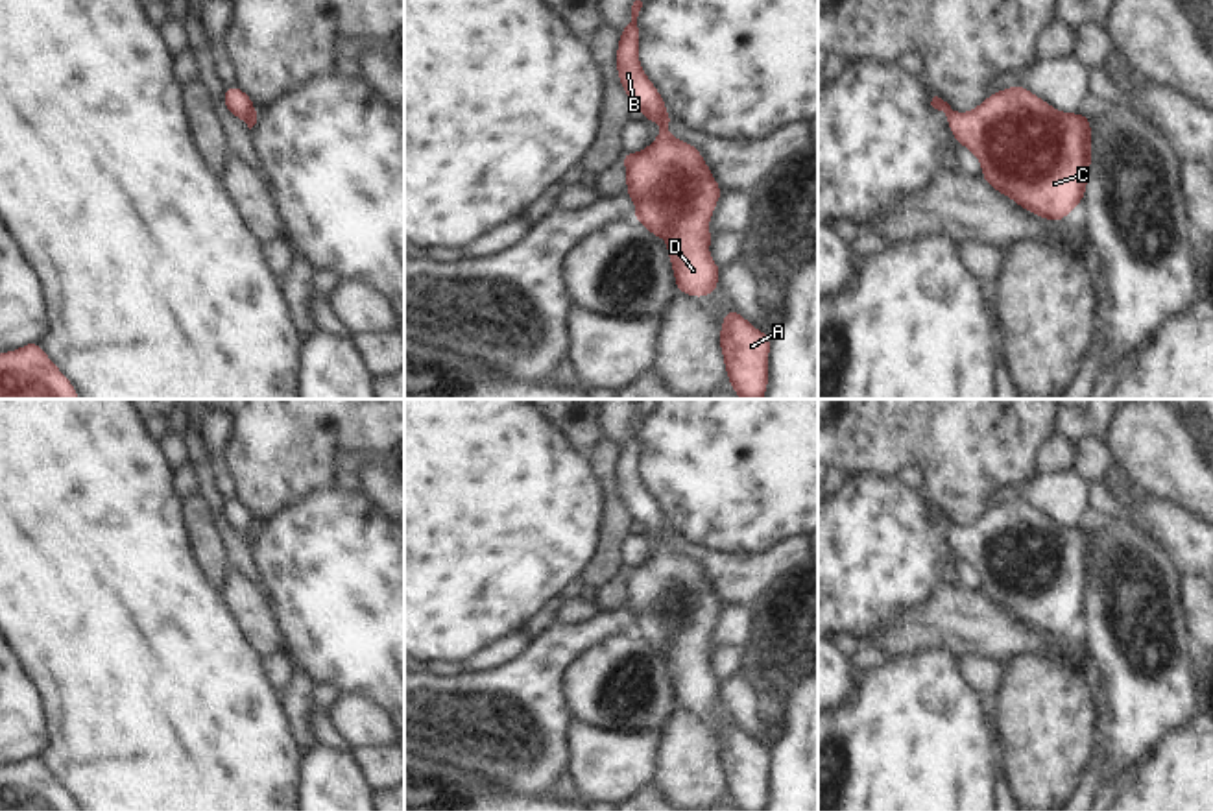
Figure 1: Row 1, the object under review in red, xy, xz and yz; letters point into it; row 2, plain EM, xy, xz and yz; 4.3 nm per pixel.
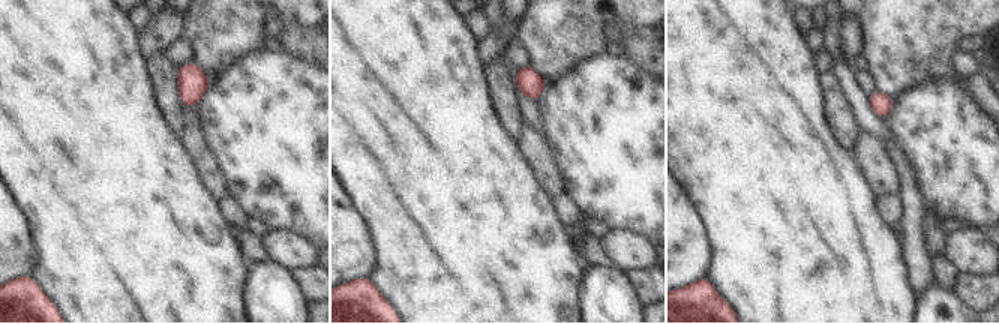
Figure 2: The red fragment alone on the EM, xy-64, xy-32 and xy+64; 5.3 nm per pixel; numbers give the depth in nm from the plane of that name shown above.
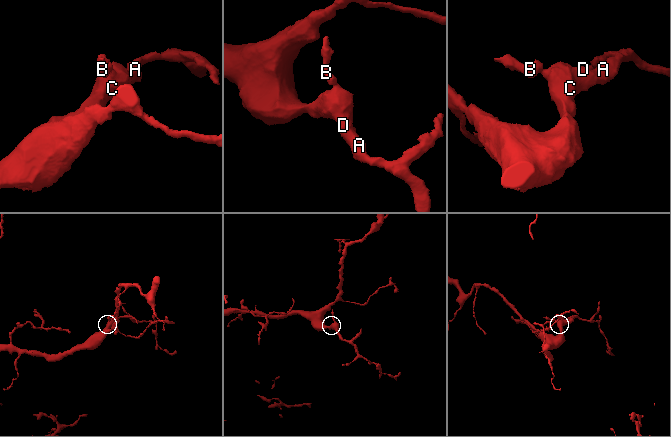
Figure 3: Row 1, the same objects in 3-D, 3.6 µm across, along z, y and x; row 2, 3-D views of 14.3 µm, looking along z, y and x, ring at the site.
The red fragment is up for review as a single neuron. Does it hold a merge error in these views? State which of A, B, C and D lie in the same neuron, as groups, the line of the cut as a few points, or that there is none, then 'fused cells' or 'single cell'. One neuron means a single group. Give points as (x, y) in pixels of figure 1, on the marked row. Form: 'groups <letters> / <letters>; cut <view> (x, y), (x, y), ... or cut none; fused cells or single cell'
groups A C D / B; cut xz (665, 113), (660, 121); fused cells

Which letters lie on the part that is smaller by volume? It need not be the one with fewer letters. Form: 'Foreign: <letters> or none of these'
Foreign: B

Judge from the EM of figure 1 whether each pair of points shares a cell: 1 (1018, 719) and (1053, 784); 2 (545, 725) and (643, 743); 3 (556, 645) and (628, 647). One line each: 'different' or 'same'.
1: same
2: different
3: different

